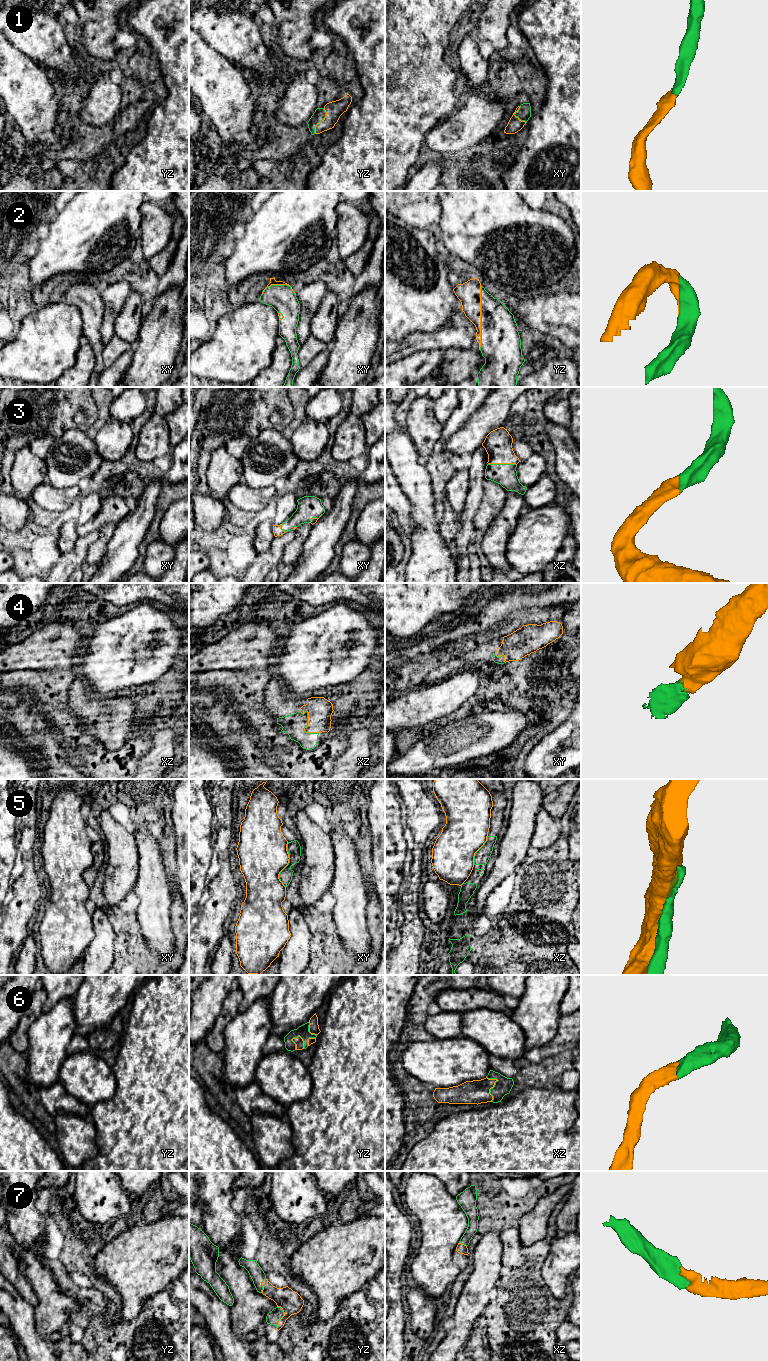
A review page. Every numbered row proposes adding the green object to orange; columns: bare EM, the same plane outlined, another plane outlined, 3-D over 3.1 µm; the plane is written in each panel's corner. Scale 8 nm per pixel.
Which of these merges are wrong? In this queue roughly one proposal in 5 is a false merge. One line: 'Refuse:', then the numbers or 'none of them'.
Refuse: 5

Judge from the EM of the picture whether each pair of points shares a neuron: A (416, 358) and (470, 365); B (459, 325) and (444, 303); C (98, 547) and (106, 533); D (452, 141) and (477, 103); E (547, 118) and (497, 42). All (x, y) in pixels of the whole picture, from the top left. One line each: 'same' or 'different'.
A: same
B: different
C: same
D: same
E: different

